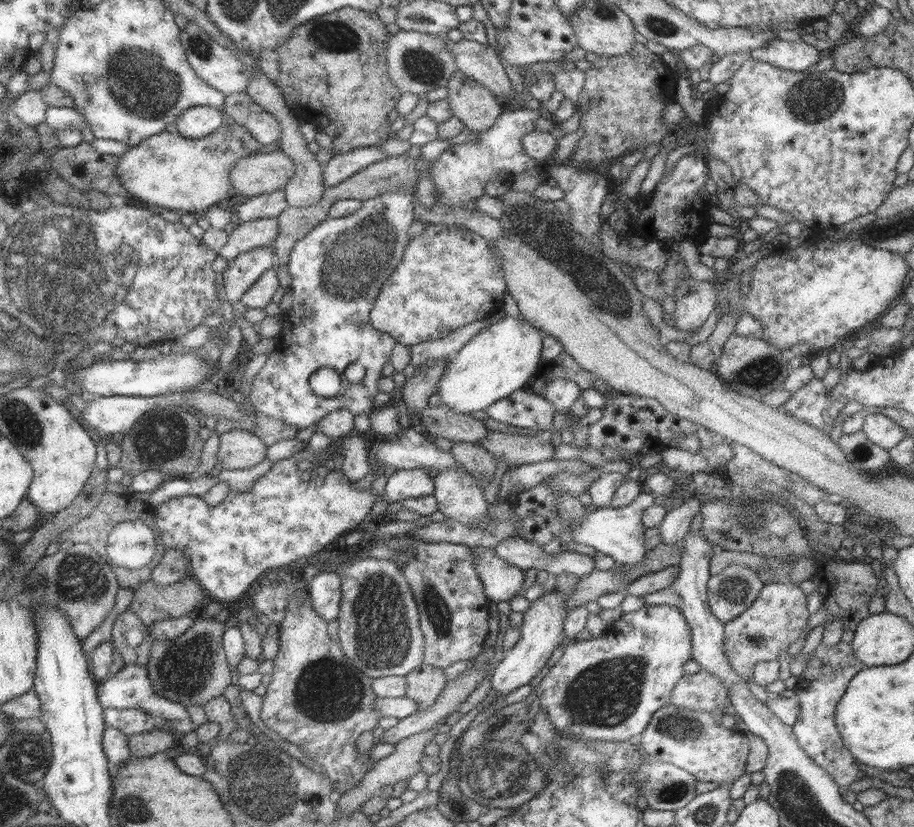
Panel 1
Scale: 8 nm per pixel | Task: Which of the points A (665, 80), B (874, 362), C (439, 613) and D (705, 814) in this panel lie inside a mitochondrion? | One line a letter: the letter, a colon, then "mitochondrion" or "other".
A: other
B: other
C: mitochondrion
D: mitochondrion

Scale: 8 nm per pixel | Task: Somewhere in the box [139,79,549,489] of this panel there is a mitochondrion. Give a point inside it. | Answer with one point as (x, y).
(351, 263)

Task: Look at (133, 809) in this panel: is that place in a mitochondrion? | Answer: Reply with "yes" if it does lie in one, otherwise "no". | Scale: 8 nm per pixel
yes

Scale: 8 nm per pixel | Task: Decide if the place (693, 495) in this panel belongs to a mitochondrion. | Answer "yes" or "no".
no

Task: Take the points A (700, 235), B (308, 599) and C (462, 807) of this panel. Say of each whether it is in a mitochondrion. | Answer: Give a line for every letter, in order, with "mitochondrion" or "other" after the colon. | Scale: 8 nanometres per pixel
A: other
B: other
C: mitochondrion

